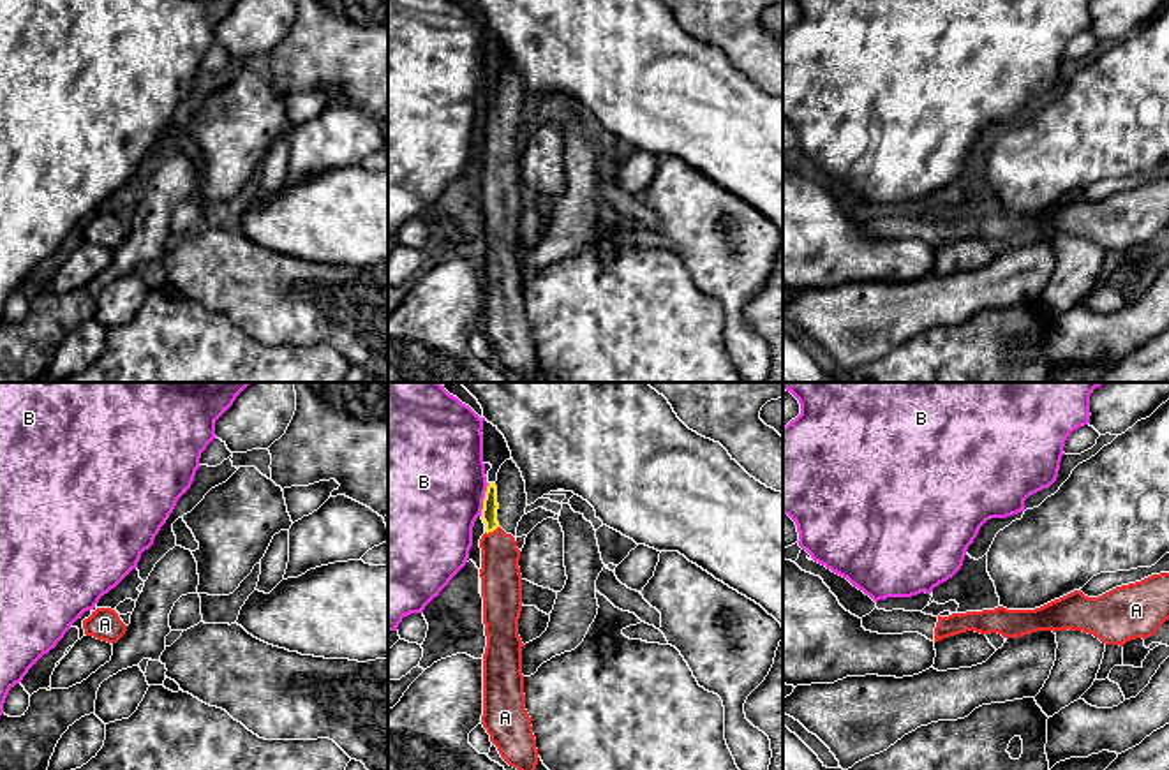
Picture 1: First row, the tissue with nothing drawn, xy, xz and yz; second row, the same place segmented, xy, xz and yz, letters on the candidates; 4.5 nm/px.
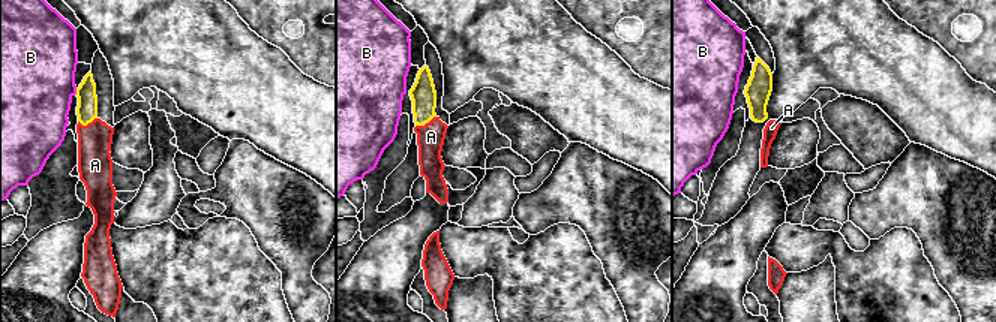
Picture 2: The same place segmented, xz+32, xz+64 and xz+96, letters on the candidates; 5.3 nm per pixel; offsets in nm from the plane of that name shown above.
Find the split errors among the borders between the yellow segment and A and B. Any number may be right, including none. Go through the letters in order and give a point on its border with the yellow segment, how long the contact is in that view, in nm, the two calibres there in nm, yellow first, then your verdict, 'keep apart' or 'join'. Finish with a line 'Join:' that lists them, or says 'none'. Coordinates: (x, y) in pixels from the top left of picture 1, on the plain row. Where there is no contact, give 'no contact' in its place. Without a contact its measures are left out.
A: contact xz (491, 136); length 70 nm; calibres 80 and 190 nm; join
B: contact xz (483, 104); length 160 nm; calibres 80 and 500 nm; keep apart
Join: A

